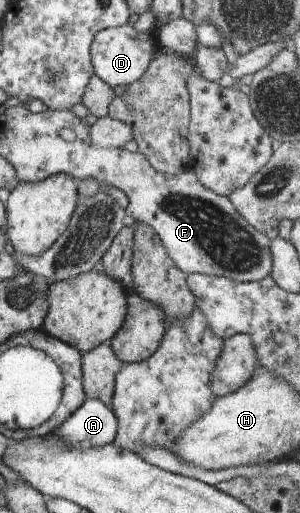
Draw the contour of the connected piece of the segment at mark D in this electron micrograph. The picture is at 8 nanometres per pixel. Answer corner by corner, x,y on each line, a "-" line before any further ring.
130,23
102,30
92,44
92,59
96,74
113,88
128,87
145,74
150,62
154,59
153,51
157,49
159,46
154,31
136,32

